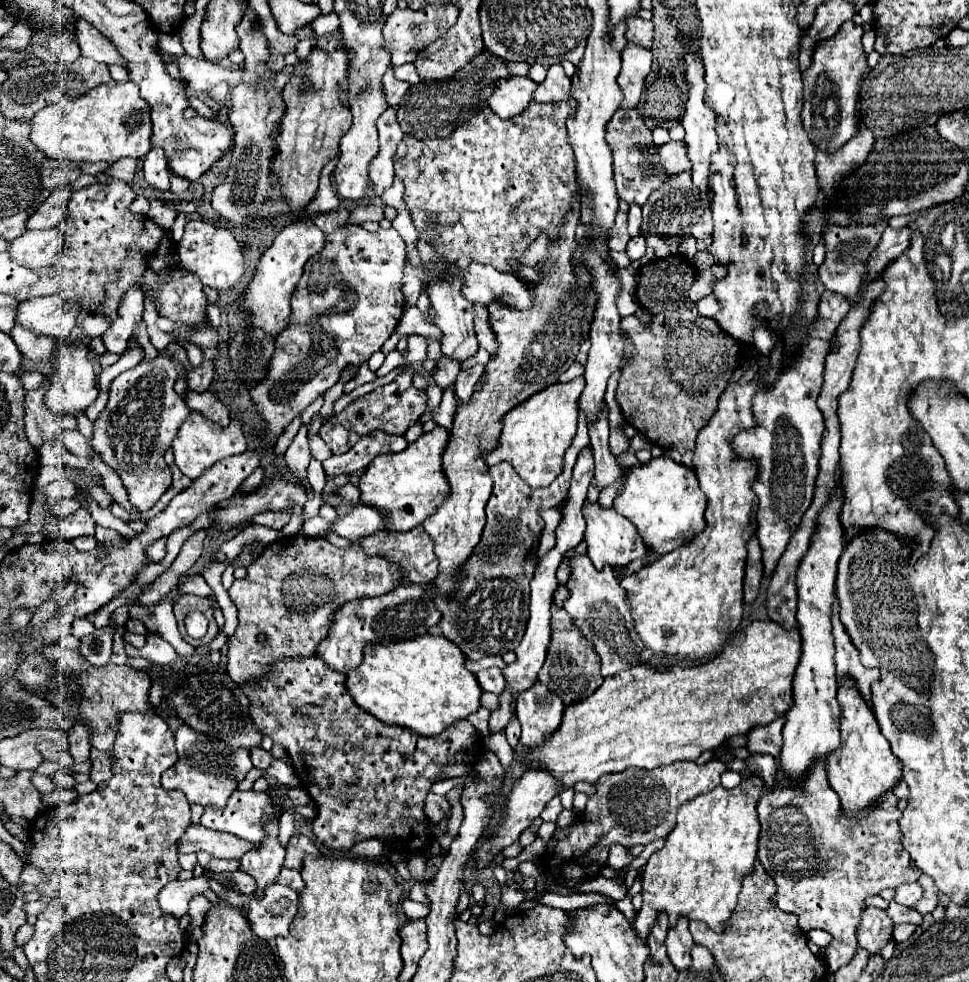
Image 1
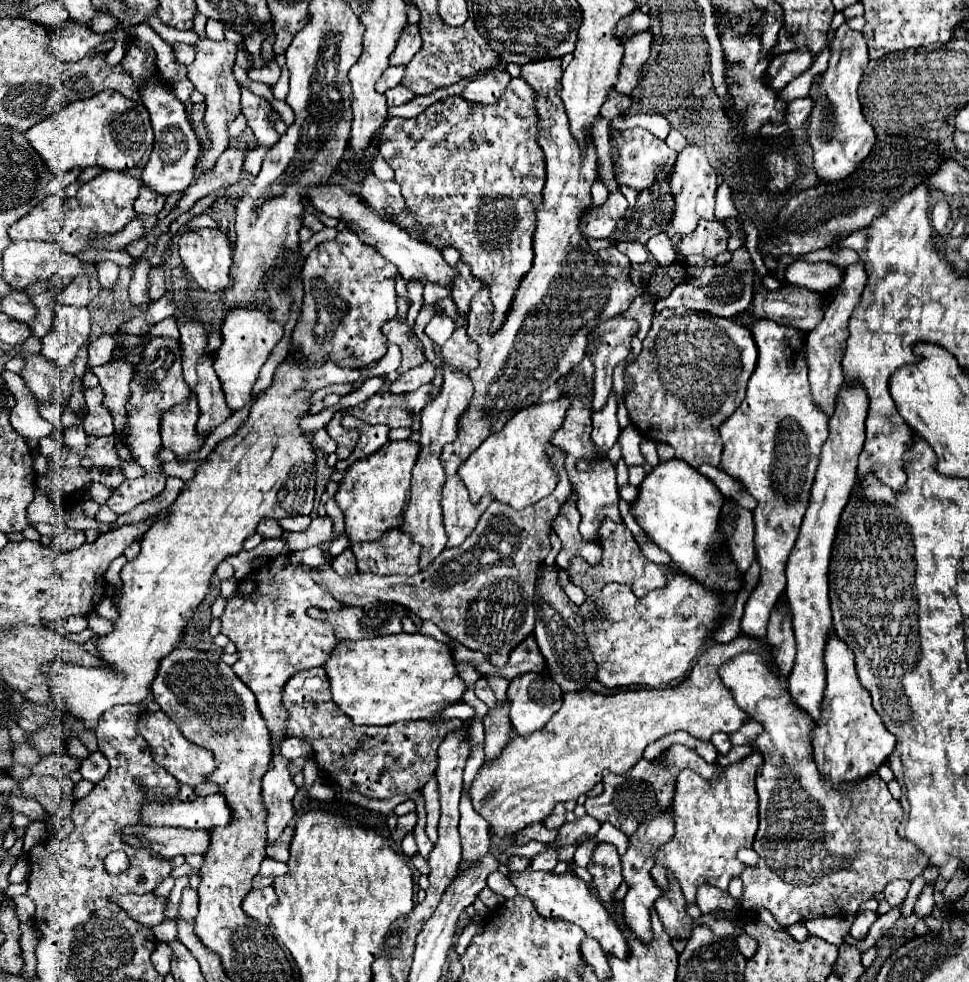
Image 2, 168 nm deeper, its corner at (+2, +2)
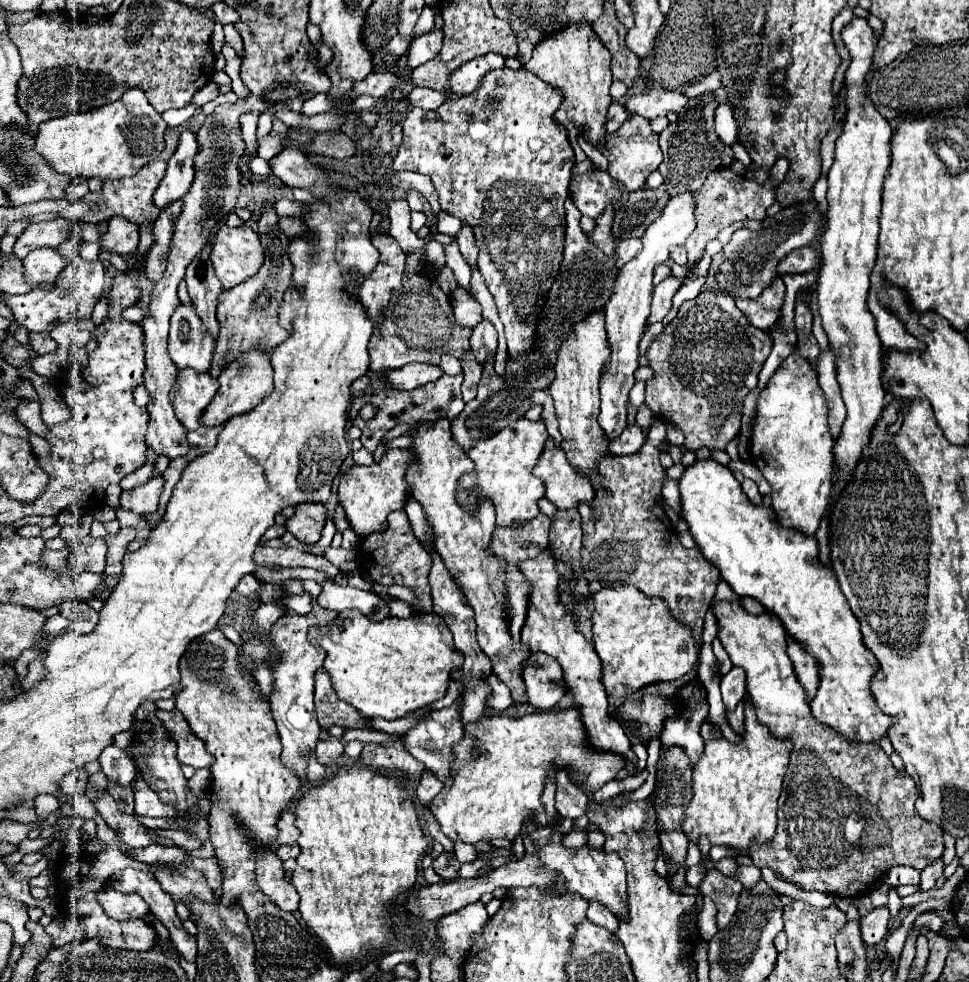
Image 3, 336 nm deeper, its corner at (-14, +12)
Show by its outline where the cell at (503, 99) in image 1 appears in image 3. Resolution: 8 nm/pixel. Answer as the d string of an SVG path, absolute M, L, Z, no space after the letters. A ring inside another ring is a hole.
M496 53L482 55L480 59L472 59L472 63L464 63L464 67L460 67L456 75L452 75L450 91L460 95L470 95L476 91L476 87L480 87L480 81L484 79L486 73L502 67L504 67L504 57Z

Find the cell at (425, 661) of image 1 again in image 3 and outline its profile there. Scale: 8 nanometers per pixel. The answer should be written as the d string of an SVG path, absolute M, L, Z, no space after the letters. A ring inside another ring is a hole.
M348 609L338 613L338 617L312 631L310 639L314 645L326 649L326 661L324 669L330 673L336 695L356 707L364 717L382 717L382 719L400 719L406 713L428 705L432 701L444 699L448 691L448 679L452 669L460 669L462 665L462 653L454 647L452 633L448 631L448 625L440 619L436 613L418 613L410 619L398 619L390 617L380 623L372 623L366 615L362 615L356 609Z

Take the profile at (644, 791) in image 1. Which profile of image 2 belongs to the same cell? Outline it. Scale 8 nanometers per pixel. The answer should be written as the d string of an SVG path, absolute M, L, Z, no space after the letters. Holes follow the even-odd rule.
M672 745L668 749L668 753L664 755L664 761L666 761L666 765L642 759L624 775L604 773L604 781L602 781L604 793L598 797L586 799L586 803L584 803L586 813L592 815L594 819L598 819L600 823L610 821L616 829L620 829L622 833L626 833L630 837L640 827L644 817L648 817L648 815L654 817L654 815L662 813L672 803L672 797L674 797L672 785L676 785L676 777L684 767L696 771L704 779L716 779L716 771L720 771L720 765L704 763L702 757L698 757L694 751L690 751L684 745Z

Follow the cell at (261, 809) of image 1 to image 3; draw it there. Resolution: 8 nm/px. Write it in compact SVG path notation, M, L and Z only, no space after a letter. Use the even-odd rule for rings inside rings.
M146 781L134 783L134 799L136 799L134 813L138 813L138 815L166 817L166 819L174 819L178 815L172 805L160 801L160 797L156 795L156 791L152 791Z

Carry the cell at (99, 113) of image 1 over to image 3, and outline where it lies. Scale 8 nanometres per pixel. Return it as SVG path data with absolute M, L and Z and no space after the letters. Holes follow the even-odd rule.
M128 87L116 103L40 123L36 149L52 163L54 171L82 179L98 177L102 181L112 181L130 177L146 163L156 161L164 151L166 127L162 115L150 105L144 91L140 87Z

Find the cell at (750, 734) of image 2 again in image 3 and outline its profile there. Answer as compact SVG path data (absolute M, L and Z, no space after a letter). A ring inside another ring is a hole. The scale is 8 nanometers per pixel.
M740 701L738 707L736 707L736 711L728 713L728 723L730 723L730 727L732 727L736 733L740 733L740 735L746 733L746 729L744 729L744 707L746 707L746 703Z

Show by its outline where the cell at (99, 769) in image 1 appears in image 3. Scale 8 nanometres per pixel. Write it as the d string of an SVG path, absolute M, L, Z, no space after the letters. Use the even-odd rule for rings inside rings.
M110 745L106 747L100 757L98 757L100 765L102 765L102 771L108 779L120 783L120 785L130 785L130 781L134 779L136 775L136 767L130 763L130 759L124 755L122 749Z

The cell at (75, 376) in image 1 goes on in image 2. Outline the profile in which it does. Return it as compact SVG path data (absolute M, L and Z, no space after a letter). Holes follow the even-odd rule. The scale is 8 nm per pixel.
M60 305L60 309L56 309L54 313L54 323L50 333L44 337L44 349L40 351L46 359L50 359L54 365L70 365L80 349L80 345L88 339L90 333L90 315L88 309L76 309L76 307L68 307L68 305Z

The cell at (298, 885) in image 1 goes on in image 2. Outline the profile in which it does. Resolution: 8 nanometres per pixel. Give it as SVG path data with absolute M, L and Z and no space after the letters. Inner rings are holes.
M264 859L262 861L262 869L260 869L260 875L264 877L280 877L288 871L288 865L286 863L280 863L280 861L274 861L274 859Z

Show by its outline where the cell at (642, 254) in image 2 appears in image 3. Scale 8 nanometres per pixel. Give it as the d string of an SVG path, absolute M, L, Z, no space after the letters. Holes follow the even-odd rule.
M624 239L624 241L620 241L620 245L616 247L616 257L618 257L616 263L618 263L618 267L622 267L630 259L634 259L640 249L642 249L640 239Z

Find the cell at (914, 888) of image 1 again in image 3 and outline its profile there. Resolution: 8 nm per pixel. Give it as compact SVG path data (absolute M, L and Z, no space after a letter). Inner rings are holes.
M898 865L892 867L892 871L888 871L882 879L884 883L896 887L896 885L920 885L920 871L908 865Z

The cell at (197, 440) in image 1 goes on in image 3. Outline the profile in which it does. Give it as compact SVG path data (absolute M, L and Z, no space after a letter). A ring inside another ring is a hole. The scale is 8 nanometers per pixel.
M180 371L176 377L176 391L172 393L172 403L178 421L194 431L200 427L200 417L204 409L212 403L218 391L218 381L208 373L196 375L196 371Z

